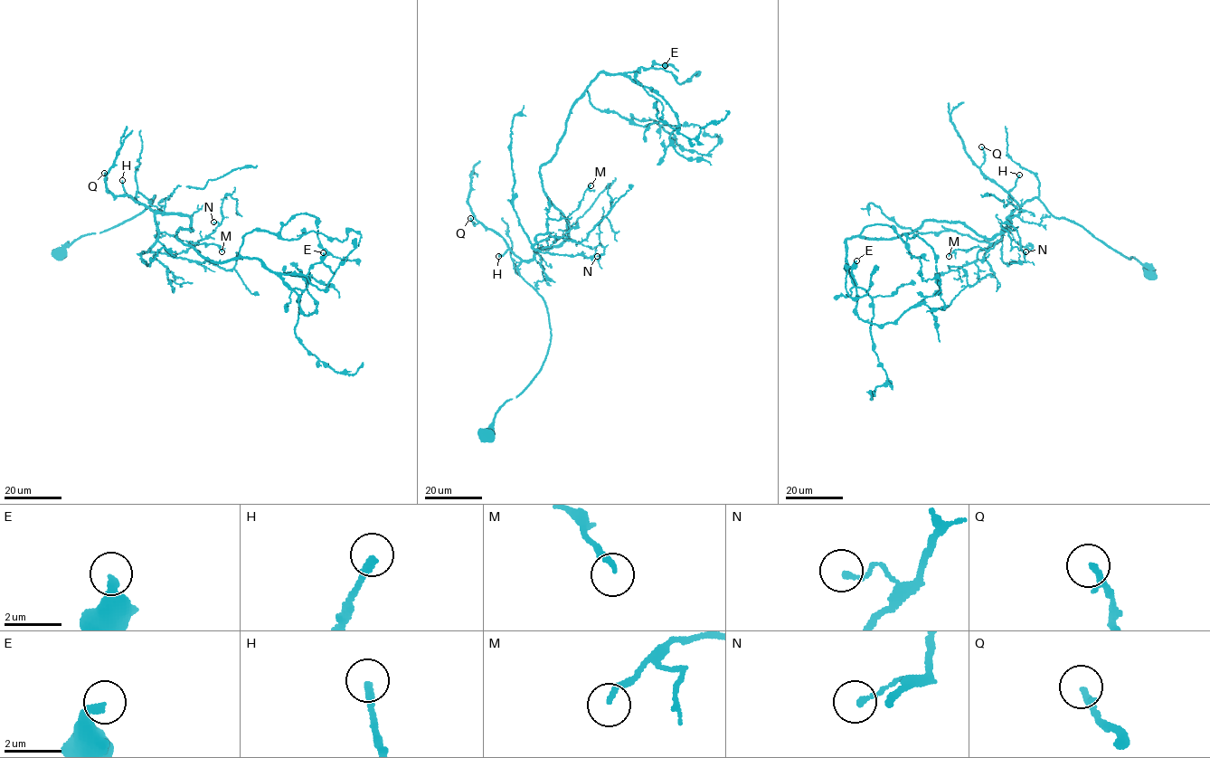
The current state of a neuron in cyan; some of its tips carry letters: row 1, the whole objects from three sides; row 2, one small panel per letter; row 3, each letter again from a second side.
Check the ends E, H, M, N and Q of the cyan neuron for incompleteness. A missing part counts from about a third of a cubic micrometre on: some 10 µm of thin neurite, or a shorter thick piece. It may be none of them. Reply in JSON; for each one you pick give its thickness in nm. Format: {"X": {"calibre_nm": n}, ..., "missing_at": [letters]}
{"missing_at": []}

